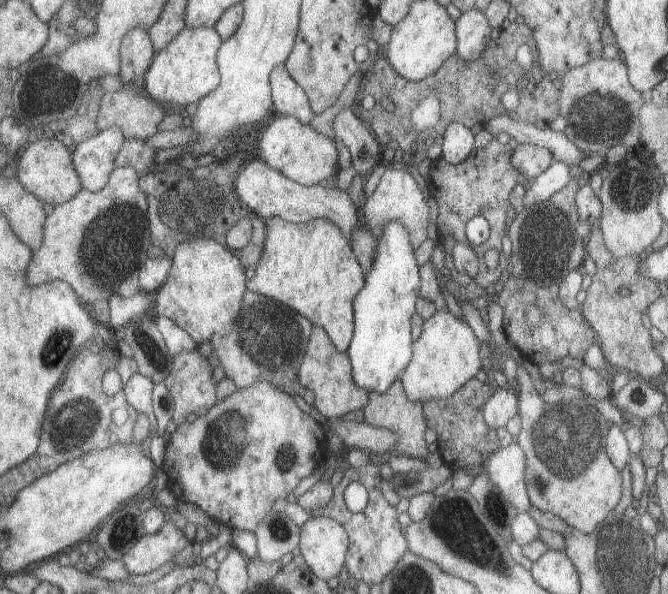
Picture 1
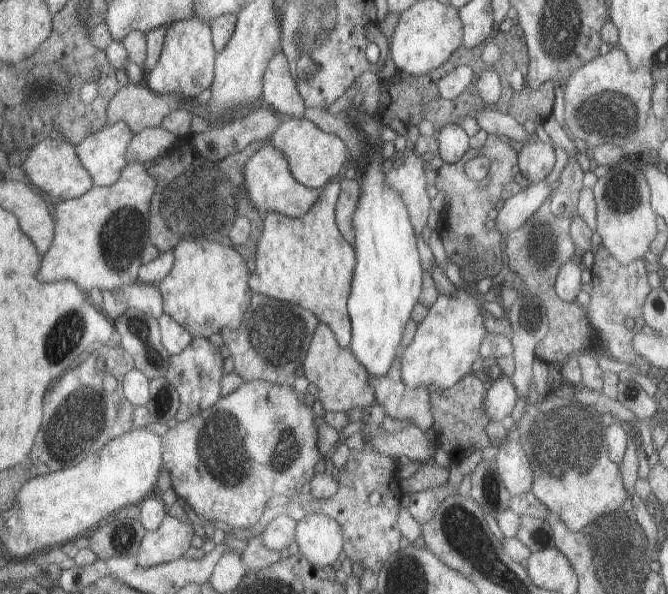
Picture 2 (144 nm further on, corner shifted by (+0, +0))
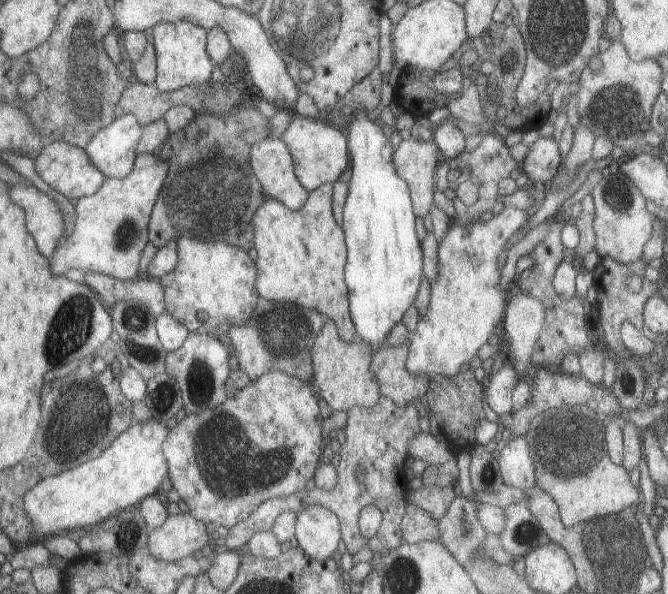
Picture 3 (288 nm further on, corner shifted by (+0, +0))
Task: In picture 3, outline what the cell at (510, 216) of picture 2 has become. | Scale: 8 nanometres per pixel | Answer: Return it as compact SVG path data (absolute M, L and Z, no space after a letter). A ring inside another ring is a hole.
M505 206L487 222L471 222L471 226L453 224L445 232L437 250L439 276L431 280L431 298L427 312L421 316L411 340L405 368L413 376L455 376L477 356L477 350L495 334L495 326L503 322L503 306L511 292L501 288L501 272L497 256L507 240L517 234L529 220L525 210Z

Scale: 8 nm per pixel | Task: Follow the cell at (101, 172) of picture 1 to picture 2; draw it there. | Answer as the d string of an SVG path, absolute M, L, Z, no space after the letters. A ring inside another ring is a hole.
M119 122L89 136L77 146L79 158L97 186L113 186L121 180L125 168L131 164L127 152L135 136L137 132L133 132L127 122Z

